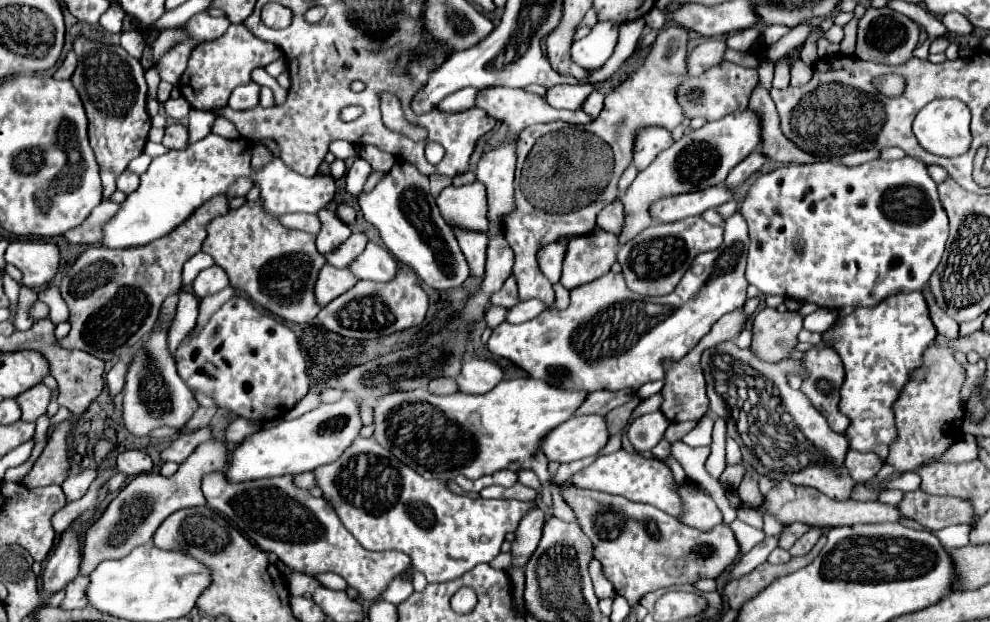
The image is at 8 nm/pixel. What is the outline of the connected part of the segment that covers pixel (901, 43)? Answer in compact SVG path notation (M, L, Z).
M890 7L880 9L866 9L864 17L858 21L858 43L856 43L856 57L862 61L872 63L886 63L886 65L902 65L912 57L912 51L918 45L920 29L918 25L902 13L892 11Z

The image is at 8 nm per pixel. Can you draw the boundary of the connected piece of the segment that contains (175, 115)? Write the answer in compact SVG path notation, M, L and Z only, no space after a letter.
M168 99L164 103L164 111L166 111L168 117L172 117L176 121L184 121L188 117L190 105L186 103L186 99Z

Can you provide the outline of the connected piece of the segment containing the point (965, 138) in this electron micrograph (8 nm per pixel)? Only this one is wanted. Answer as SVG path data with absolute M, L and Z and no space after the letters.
M938 99L922 107L922 111L914 119L914 135L920 145L942 157L958 157L970 149L972 133L970 133L970 109L960 99Z

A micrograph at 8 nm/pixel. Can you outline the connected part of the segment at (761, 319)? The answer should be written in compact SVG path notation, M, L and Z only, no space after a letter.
M764 307L754 317L750 349L768 363L790 359L798 345L798 333L802 331L802 319L804 317L794 311L780 313L776 309Z

